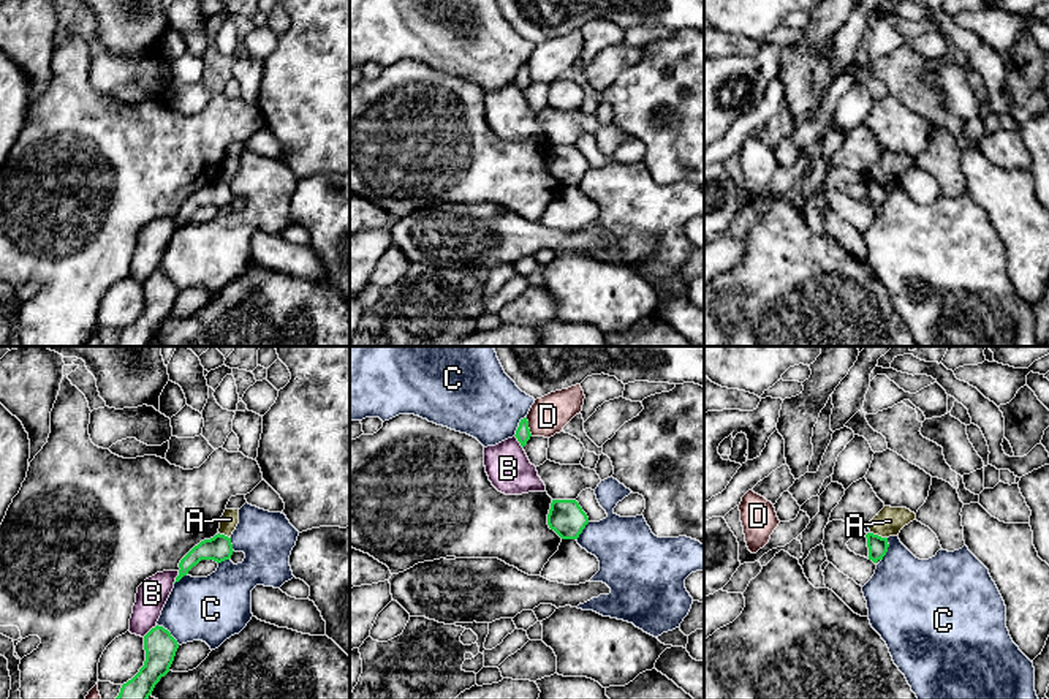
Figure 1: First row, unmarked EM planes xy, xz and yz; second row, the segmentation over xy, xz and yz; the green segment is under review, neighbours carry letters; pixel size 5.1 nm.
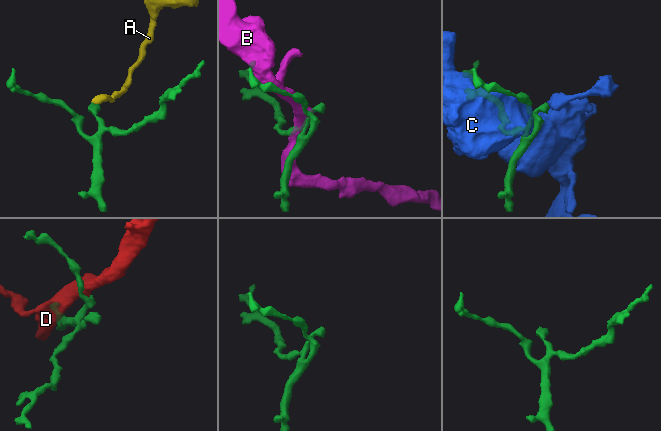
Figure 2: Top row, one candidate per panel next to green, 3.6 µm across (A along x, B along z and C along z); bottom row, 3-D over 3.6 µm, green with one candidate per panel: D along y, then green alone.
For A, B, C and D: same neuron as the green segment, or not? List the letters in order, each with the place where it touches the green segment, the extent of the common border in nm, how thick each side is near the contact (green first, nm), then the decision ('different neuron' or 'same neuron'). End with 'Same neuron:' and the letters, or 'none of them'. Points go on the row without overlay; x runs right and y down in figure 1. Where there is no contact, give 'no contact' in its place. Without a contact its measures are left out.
A: meets green in yz at (877, 181); contact 90 nm long; 100 nm thick on the green side, 140 nm on the other; different neuron
B: meets green in xy at (151, 275); contact 100 nm long; 160 nm thick on the green side, 160 nm on the other; different neuron
C: meets green in xy at (170, 279); contact 160 nm long; 160 nm thick on the green side, 340 nm on the other; different neuron
D: meets green in xz at (527, 73); contact 100 nm long; 80 nm thick on the green side, 190 nm on the other; different neuron
Same neuron: none of them

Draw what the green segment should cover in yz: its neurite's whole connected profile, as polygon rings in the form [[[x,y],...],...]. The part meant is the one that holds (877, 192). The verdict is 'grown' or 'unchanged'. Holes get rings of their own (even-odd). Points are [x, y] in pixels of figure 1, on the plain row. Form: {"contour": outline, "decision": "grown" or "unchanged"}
{"contour": [[[867,179],[865,183],[867,183],[867,193],[869,193],[869,206],[872,206],[873,209],[877,209],[878,206],[883,206],[889,193],[888,183],[881,183],[873,179]]], "decision": "unchanged"}

